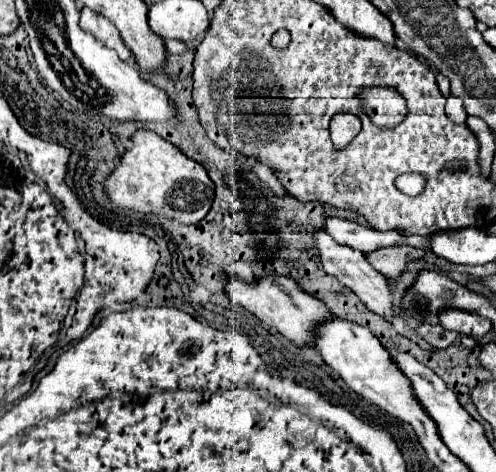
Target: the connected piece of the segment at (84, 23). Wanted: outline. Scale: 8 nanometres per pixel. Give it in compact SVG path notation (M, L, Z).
M81 8L81 20L79 20L81 28L91 32L95 38L99 38L107 48L113 48L121 60L127 60L131 58L131 52L127 50L127 46L123 44L119 32L115 30L115 26L103 18L101 14L89 10L89 8Z

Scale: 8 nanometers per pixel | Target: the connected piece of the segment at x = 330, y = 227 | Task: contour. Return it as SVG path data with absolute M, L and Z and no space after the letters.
M337 216L325 218L325 230L345 246L361 250L363 254L379 246L409 245L424 250L430 249L431 236L404 236L399 232L379 232L359 222L351 222Z

